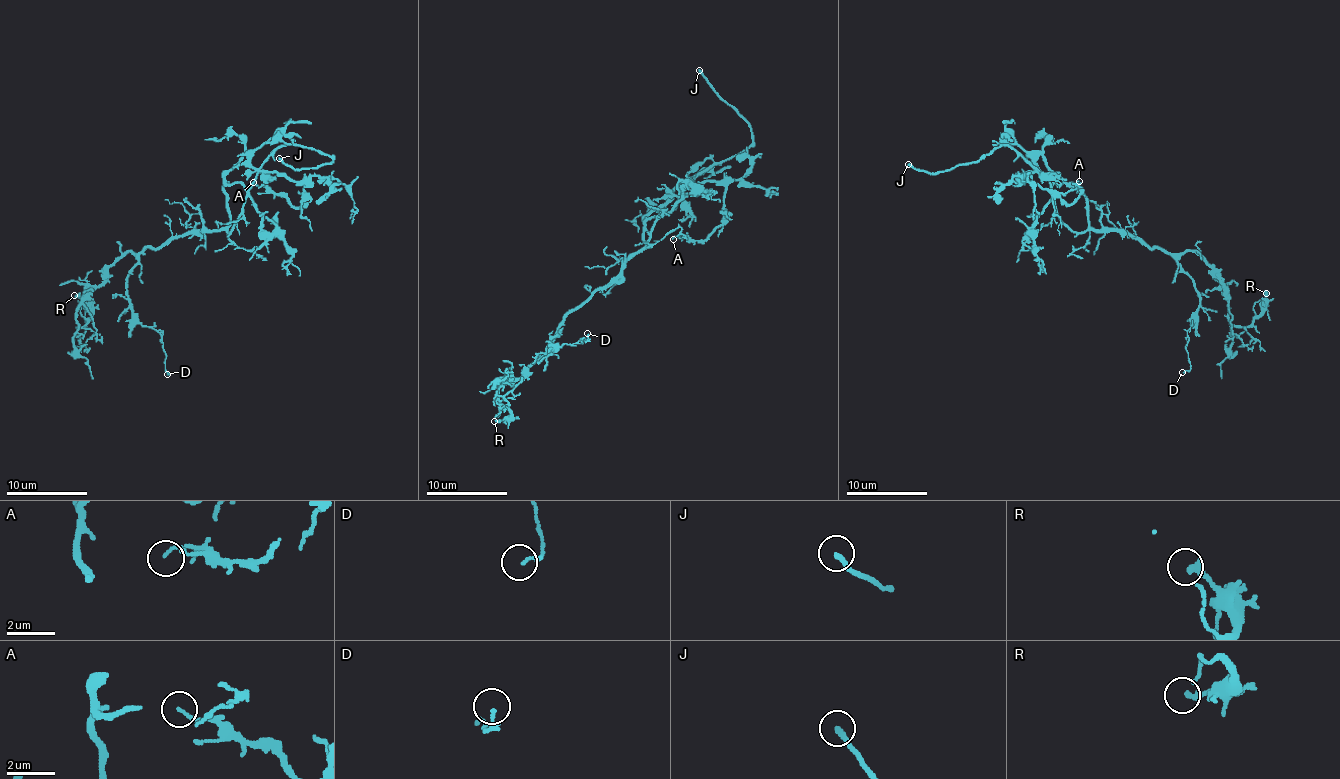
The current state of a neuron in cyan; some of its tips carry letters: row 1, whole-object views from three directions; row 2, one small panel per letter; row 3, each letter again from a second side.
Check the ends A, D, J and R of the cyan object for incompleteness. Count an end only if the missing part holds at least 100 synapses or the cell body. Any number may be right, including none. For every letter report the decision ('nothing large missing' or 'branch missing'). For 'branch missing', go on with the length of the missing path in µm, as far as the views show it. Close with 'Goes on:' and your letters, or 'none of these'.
A: nothing large missing
D: nothing large missing
J: branch missing; missing 35 µm
R: nothing large missing
Goes on: J

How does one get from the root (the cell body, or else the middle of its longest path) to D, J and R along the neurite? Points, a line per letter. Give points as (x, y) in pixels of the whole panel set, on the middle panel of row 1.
D: (638, 251), (606, 285), (598, 287), (565, 317), (547, 351), (579, 339), (585, 342), (587, 333)
J: (638, 251), (652, 225), (675, 207), (681, 191), (699, 174), (740, 155), (752, 143), (750, 126), (699, 70)
R: (638, 251), (565, 317), (553, 343), (518, 378), (496, 383), (498, 399), (510, 416), (494, 421)

